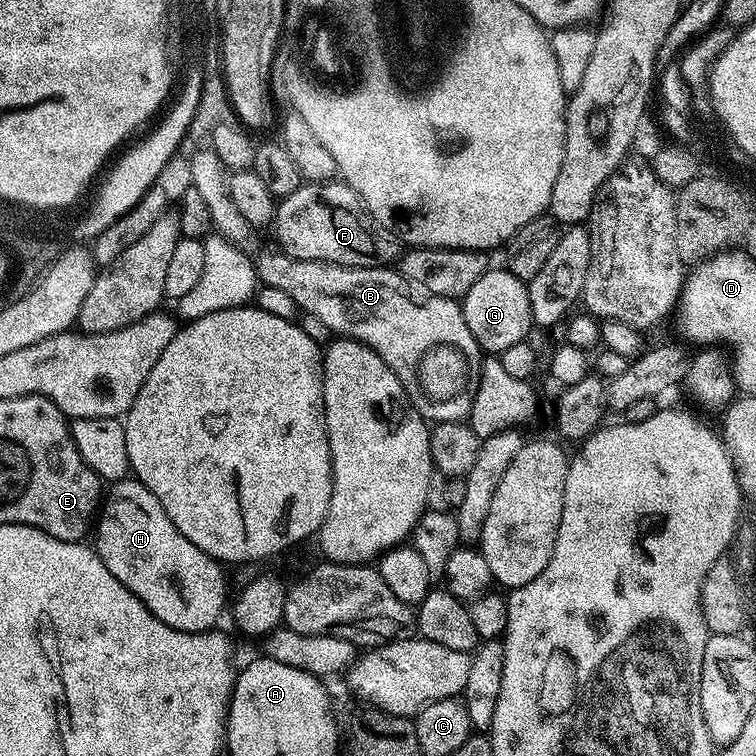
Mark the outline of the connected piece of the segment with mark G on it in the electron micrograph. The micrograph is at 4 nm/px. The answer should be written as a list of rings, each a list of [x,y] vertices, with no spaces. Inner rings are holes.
[[[489,267],[488,272],[482,274],[482,278],[478,278],[478,282],[474,282],[474,286],[470,286],[468,293],[462,297],[462,307],[466,326],[470,326],[470,334],[476,339],[477,346],[488,354],[499,354],[506,350],[506,346],[525,343],[529,339],[528,331],[533,331],[534,328],[527,283],[503,267]]]

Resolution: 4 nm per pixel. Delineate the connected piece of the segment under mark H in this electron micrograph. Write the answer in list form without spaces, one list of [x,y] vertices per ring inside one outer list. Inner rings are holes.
[[[117,480],[109,488],[112,489],[109,492],[107,489],[94,524],[94,547],[102,562],[106,562],[106,570],[166,626],[183,632],[215,629],[229,603],[225,565],[194,546],[170,522],[166,510],[162,510],[162,502],[146,490],[141,480]]]

